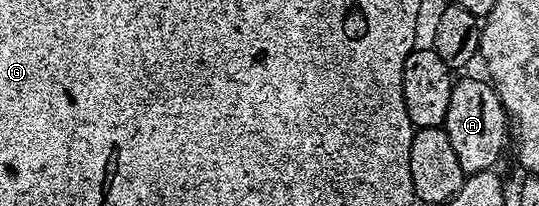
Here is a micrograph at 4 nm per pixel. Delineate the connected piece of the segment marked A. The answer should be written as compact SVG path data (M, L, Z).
M487 78L460 79L452 85L450 109L446 109L444 131L450 137L450 145L458 156L458 165L462 165L465 176L479 171L491 171L497 165L504 151L504 142L510 139L510 120L504 112L502 101L496 88Z

